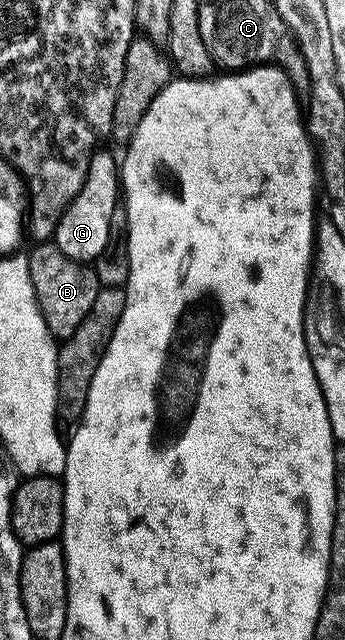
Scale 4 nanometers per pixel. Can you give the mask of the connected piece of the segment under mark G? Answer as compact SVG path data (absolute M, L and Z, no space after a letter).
M95 151L94 157L88 162L88 174L84 178L84 186L80 186L80 194L76 194L76 198L72 198L68 210L64 210L52 237L52 243L60 250L64 250L64 254L68 254L68 258L73 260L94 262L97 259L108 243L108 226L111 225L112 210L120 204L119 161L116 156L114 160L112 153L102 151Z

